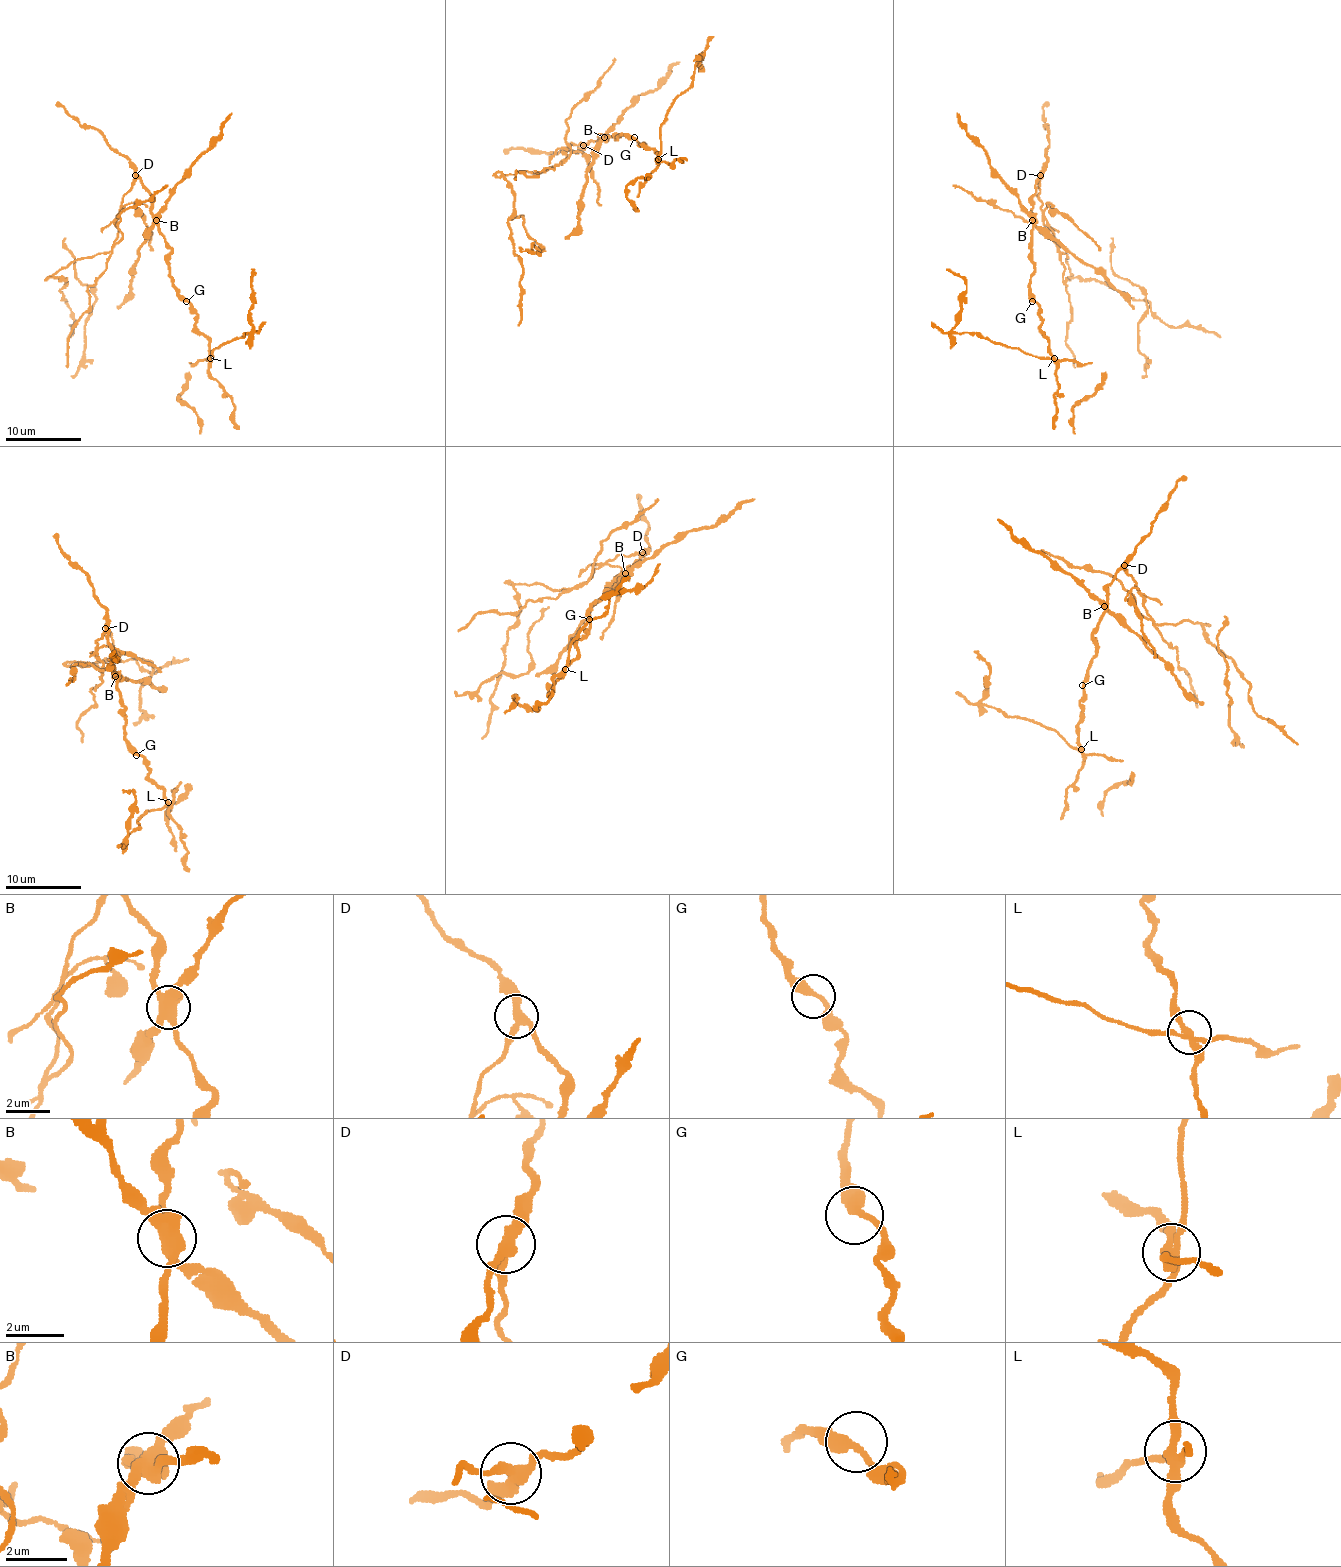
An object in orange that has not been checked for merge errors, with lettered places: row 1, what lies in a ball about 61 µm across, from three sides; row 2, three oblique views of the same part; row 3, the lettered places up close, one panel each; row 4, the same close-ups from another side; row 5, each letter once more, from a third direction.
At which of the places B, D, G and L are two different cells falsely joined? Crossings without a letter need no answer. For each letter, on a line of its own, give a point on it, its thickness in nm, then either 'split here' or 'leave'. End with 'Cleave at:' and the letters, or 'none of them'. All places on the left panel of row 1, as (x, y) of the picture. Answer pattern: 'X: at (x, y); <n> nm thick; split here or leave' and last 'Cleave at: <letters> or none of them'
B: at (156, 220); 480 nm thick; split here
D: at (135, 175); 320 nm thick; split here
G: at (186, 301); 320 nm thick; leave
L: at (210, 358); 280 nm thick; leave
Cleave at: B, D

